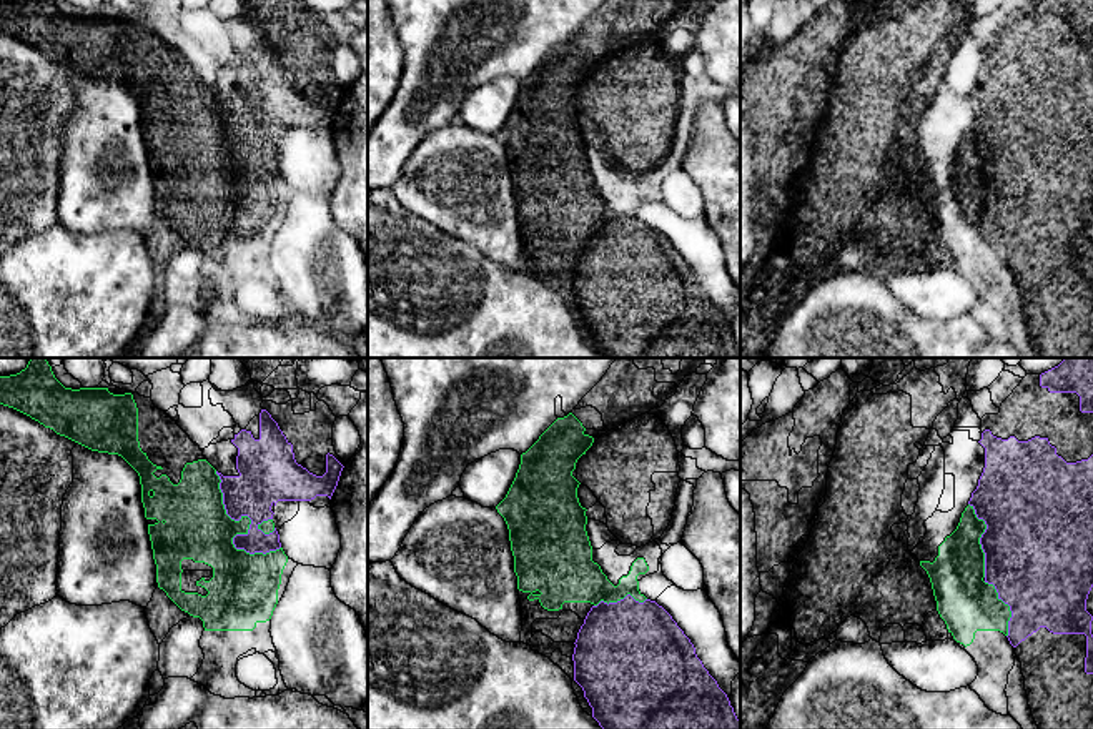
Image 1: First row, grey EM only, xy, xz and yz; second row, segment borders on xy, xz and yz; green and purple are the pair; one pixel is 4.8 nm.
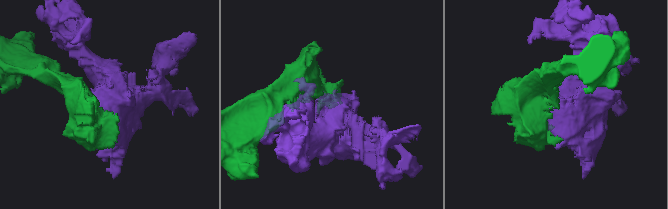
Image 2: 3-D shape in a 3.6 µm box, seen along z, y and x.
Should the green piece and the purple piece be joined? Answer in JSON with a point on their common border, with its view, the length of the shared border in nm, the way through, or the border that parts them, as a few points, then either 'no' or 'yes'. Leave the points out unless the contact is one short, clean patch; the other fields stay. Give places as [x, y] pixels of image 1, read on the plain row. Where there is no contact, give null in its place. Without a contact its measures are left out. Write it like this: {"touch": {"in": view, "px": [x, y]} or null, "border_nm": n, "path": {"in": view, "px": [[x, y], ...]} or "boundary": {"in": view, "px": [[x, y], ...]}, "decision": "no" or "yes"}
{"touch": {"in": "xy", "px": [248, 153]}, "border_nm": 500, "decision": "no"}

